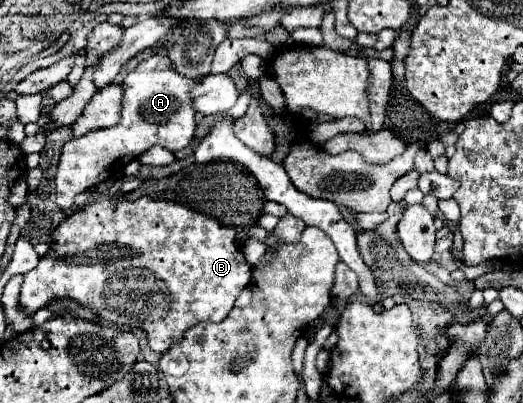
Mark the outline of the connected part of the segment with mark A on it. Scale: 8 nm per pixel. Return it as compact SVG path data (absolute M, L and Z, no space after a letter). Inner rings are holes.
M152 55L126 75L122 81L122 111L120 123L106 129L90 131L64 145L56 167L56 203L60 207L72 207L74 197L100 181L122 171L132 159L148 151L152 145L162 145L170 151L184 149L194 137L194 107L190 99L192 87L198 79L186 79L174 71L172 61L166 55Z

